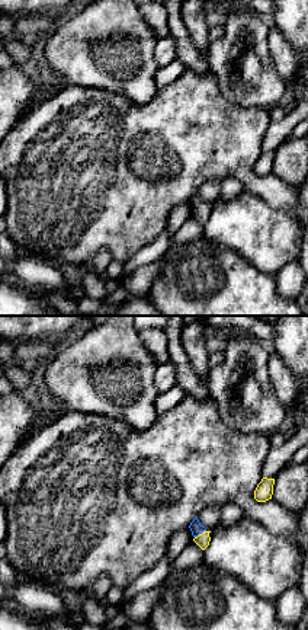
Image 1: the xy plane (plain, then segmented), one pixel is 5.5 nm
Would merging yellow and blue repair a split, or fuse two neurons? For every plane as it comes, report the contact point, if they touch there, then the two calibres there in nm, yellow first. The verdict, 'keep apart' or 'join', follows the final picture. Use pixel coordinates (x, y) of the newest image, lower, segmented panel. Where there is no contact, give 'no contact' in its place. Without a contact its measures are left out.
meets yellow at (199, 534); 80 nm thick on the yellow side, 70 nm on the other

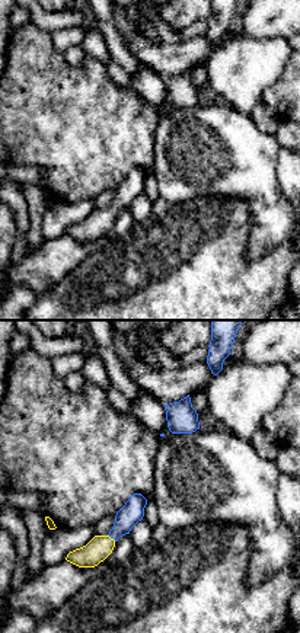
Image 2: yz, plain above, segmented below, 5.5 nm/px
meets yellow at (112, 539); 140 nm thick on the yellow side, 120 nm on the other

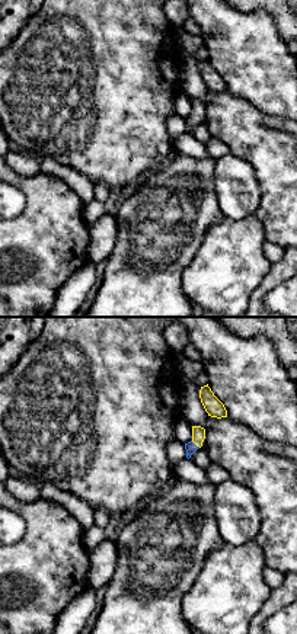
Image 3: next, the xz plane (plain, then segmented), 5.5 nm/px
meets yellow at (195, 444); 80 nm thick on the yellow side, 60 nm on the other

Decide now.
join

